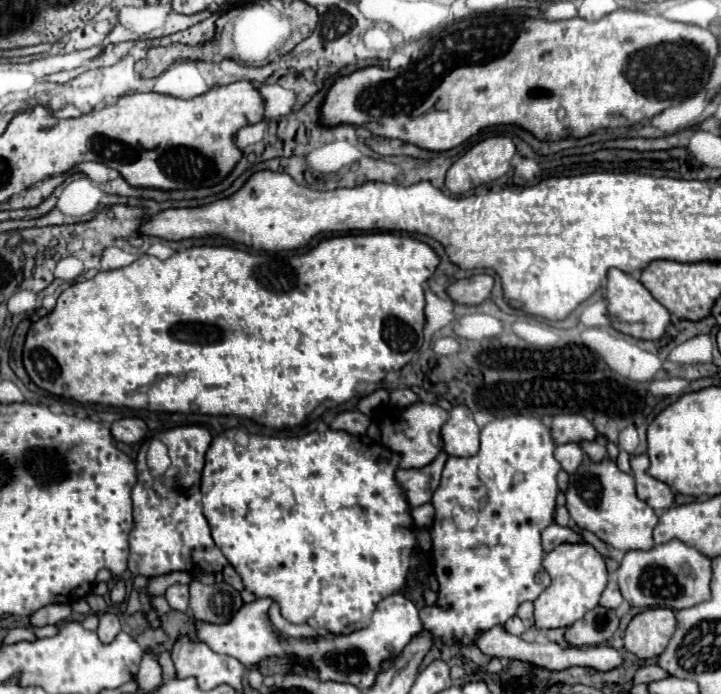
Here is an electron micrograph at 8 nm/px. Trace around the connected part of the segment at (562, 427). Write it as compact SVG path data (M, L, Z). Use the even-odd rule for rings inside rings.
M556 415L550 423L550 435L556 445L582 443L596 439L596 429L582 415Z

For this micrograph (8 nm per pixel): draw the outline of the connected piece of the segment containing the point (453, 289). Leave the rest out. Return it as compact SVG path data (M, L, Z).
M480 273L480 275L472 275L468 279L454 281L452 285L448 285L446 293L454 303L480 305L482 301L486 301L490 297L492 285L494 285L494 279L486 273Z

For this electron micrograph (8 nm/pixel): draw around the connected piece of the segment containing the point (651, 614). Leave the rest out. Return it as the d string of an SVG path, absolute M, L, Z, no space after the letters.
M654 607L638 613L624 633L624 647L640 659L658 657L676 629L674 611L668 607Z

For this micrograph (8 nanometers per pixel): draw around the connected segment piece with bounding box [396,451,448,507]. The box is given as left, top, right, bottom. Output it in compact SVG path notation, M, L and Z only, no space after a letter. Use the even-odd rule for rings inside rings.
M440 451L440 455L432 463L428 463L426 467L396 471L396 479L402 485L402 489L406 491L410 507L424 505L432 499L436 487L440 485L440 475L442 475L446 459L448 459L448 453Z

